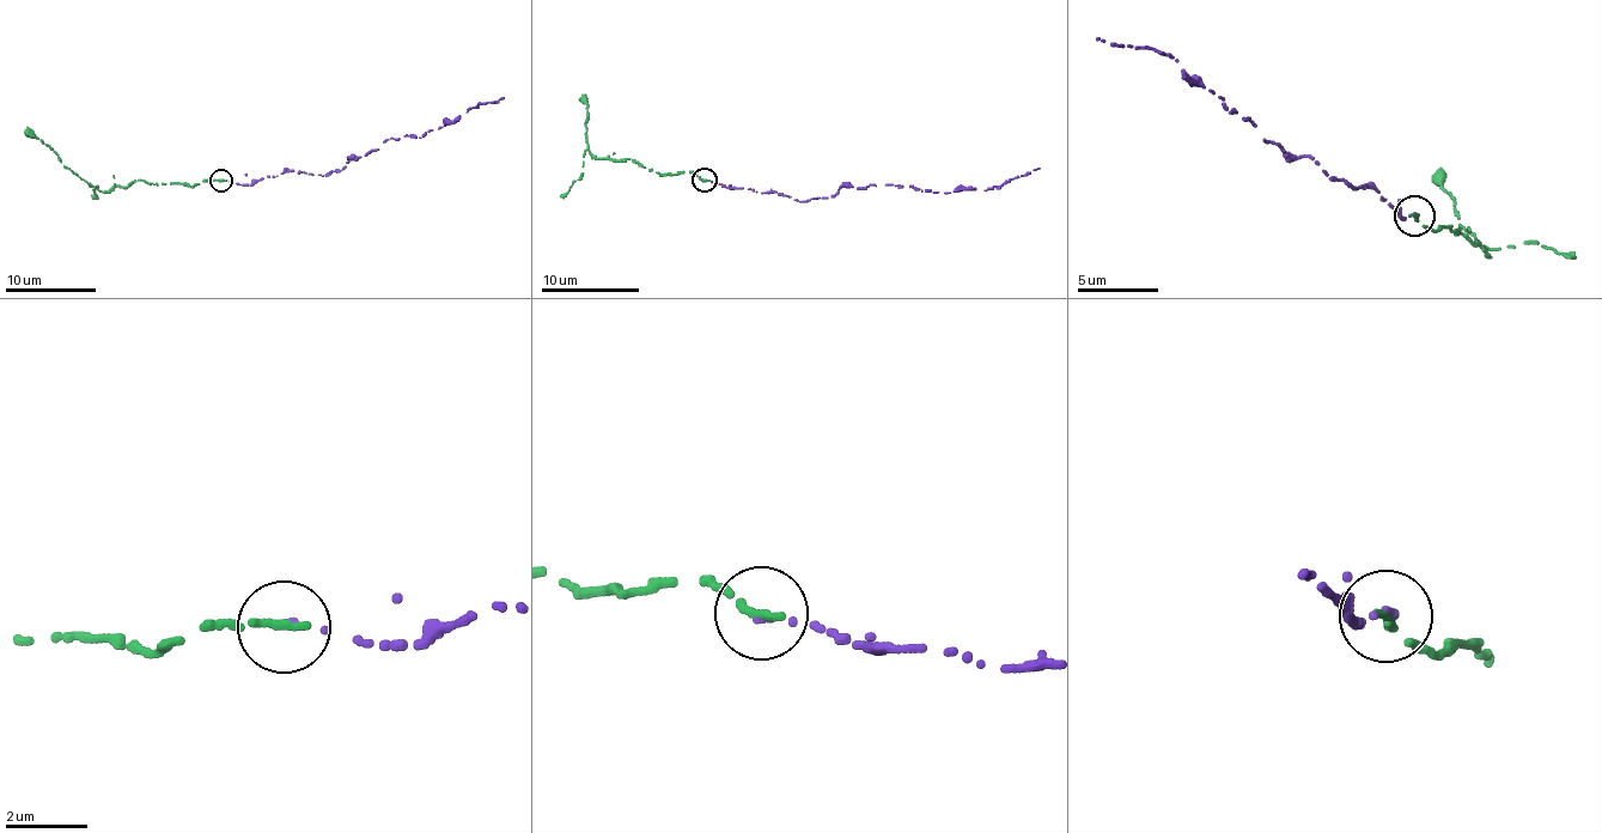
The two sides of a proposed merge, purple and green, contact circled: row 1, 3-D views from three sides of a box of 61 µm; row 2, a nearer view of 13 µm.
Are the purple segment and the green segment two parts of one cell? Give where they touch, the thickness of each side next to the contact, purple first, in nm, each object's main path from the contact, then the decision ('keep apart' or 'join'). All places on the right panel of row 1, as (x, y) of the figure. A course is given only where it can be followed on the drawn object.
at (1414, 216); 130 nm thick on the purple side, 240 nm on the other; purple runs (1414, 213), (1401, 217), (1364, 186), (1308, 154), (1293, 158), (1164, 54), (1096, 37); green runs (1414, 217), (1441, 230), (1460, 232), (1484, 247), (1486, 257), (1461, 226), (1455, 201), (1442, 189), (1447, 177); join

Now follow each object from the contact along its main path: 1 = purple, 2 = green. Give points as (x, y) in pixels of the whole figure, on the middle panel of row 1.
1: (706, 181), (808, 201), (827, 198), (842, 186), (985, 190), (1039, 168)
2: (704, 180), (689, 171), (670, 176), (629, 159), (602, 158), (591, 154), (585, 125), (588, 105), (579, 101)

